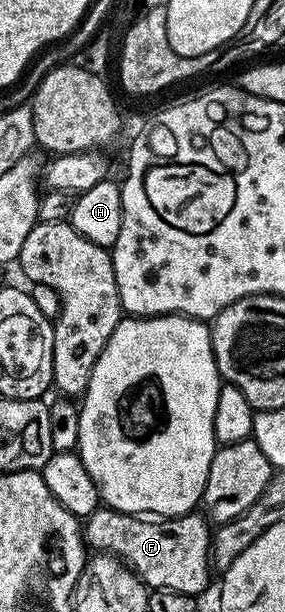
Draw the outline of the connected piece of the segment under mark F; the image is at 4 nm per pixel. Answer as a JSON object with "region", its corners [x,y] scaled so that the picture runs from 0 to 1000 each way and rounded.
{"region":[[[347,830],[291,853],[298,884],[330,900],[393,905],[470,931],[526,966],[705,974],[740,940],[740,855],[716,838],[667,837],[625,846],[540,850]]]}

